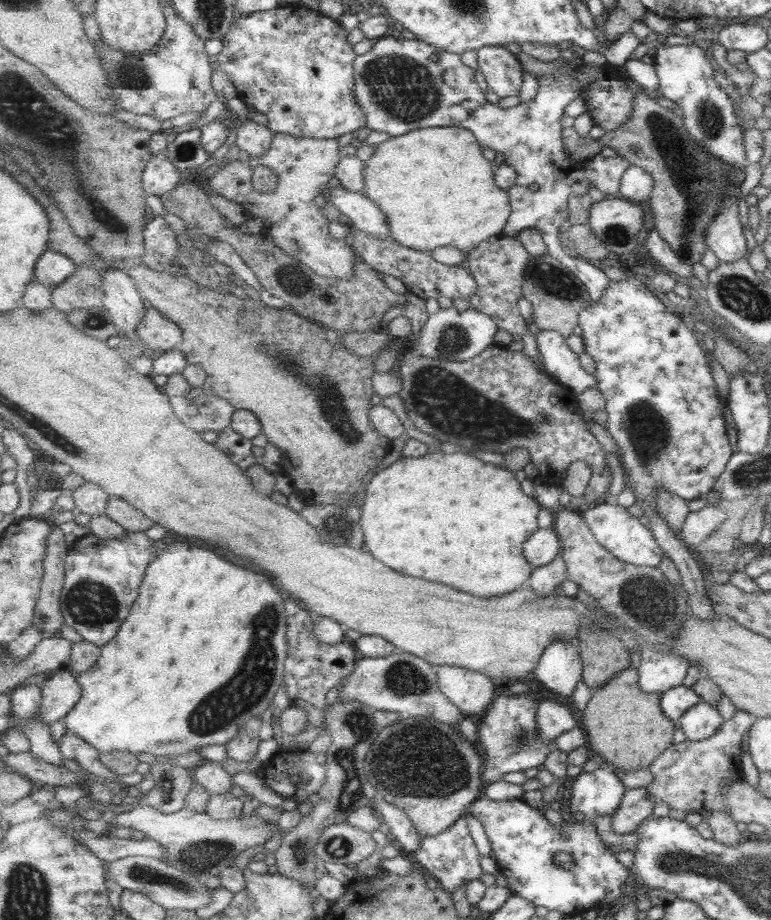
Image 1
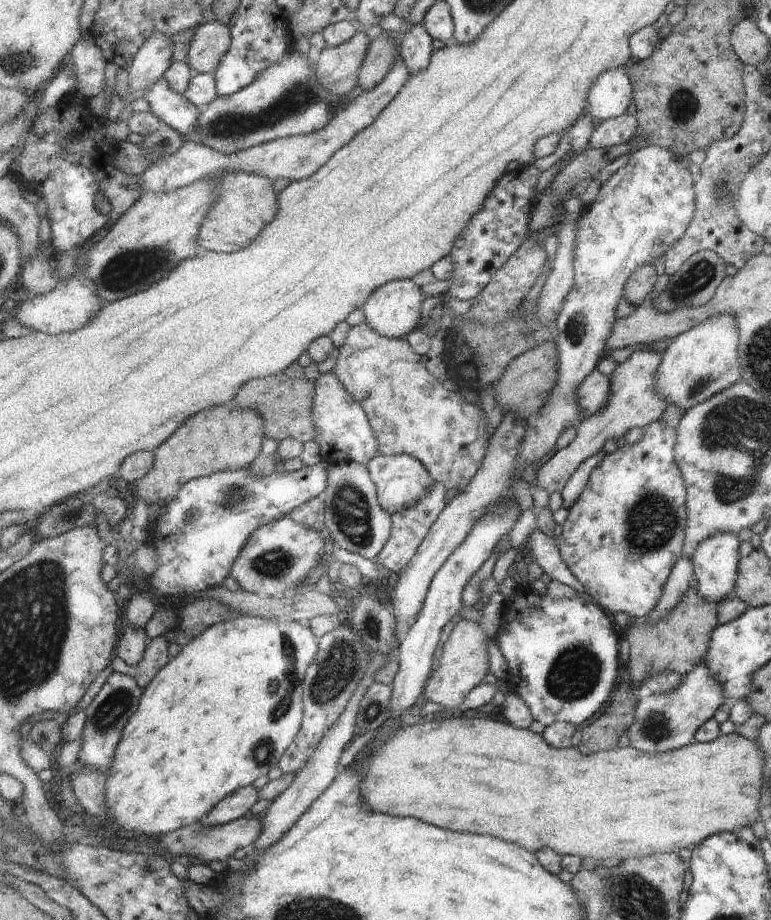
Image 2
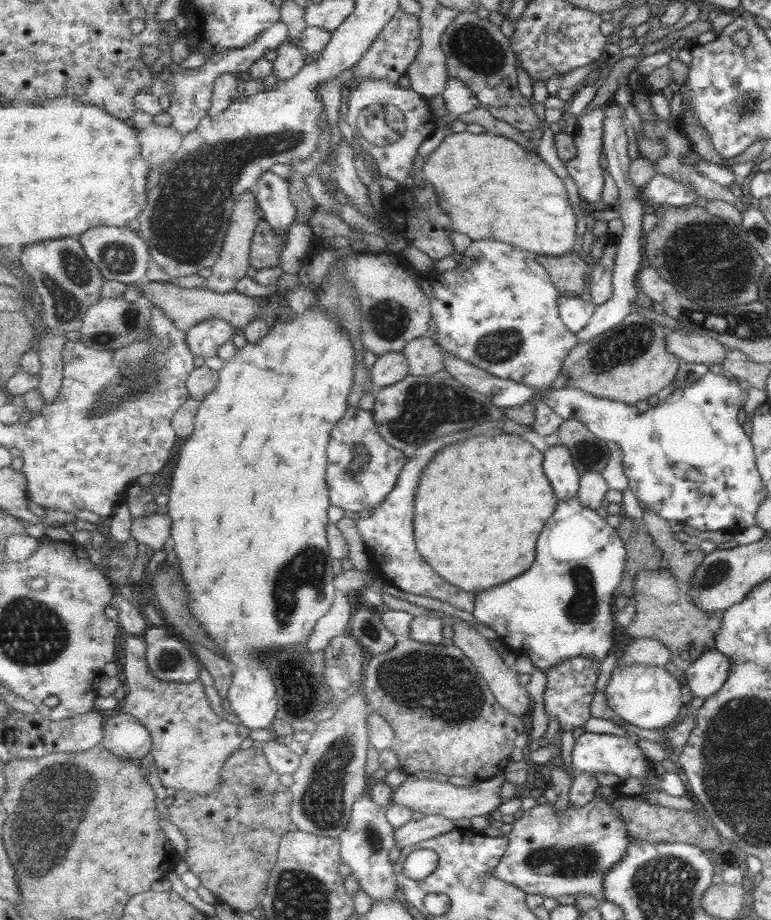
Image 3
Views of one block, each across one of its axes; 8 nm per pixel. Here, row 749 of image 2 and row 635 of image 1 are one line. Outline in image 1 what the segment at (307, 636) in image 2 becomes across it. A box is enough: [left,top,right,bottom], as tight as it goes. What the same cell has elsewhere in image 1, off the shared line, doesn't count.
[63,537,289,758]

